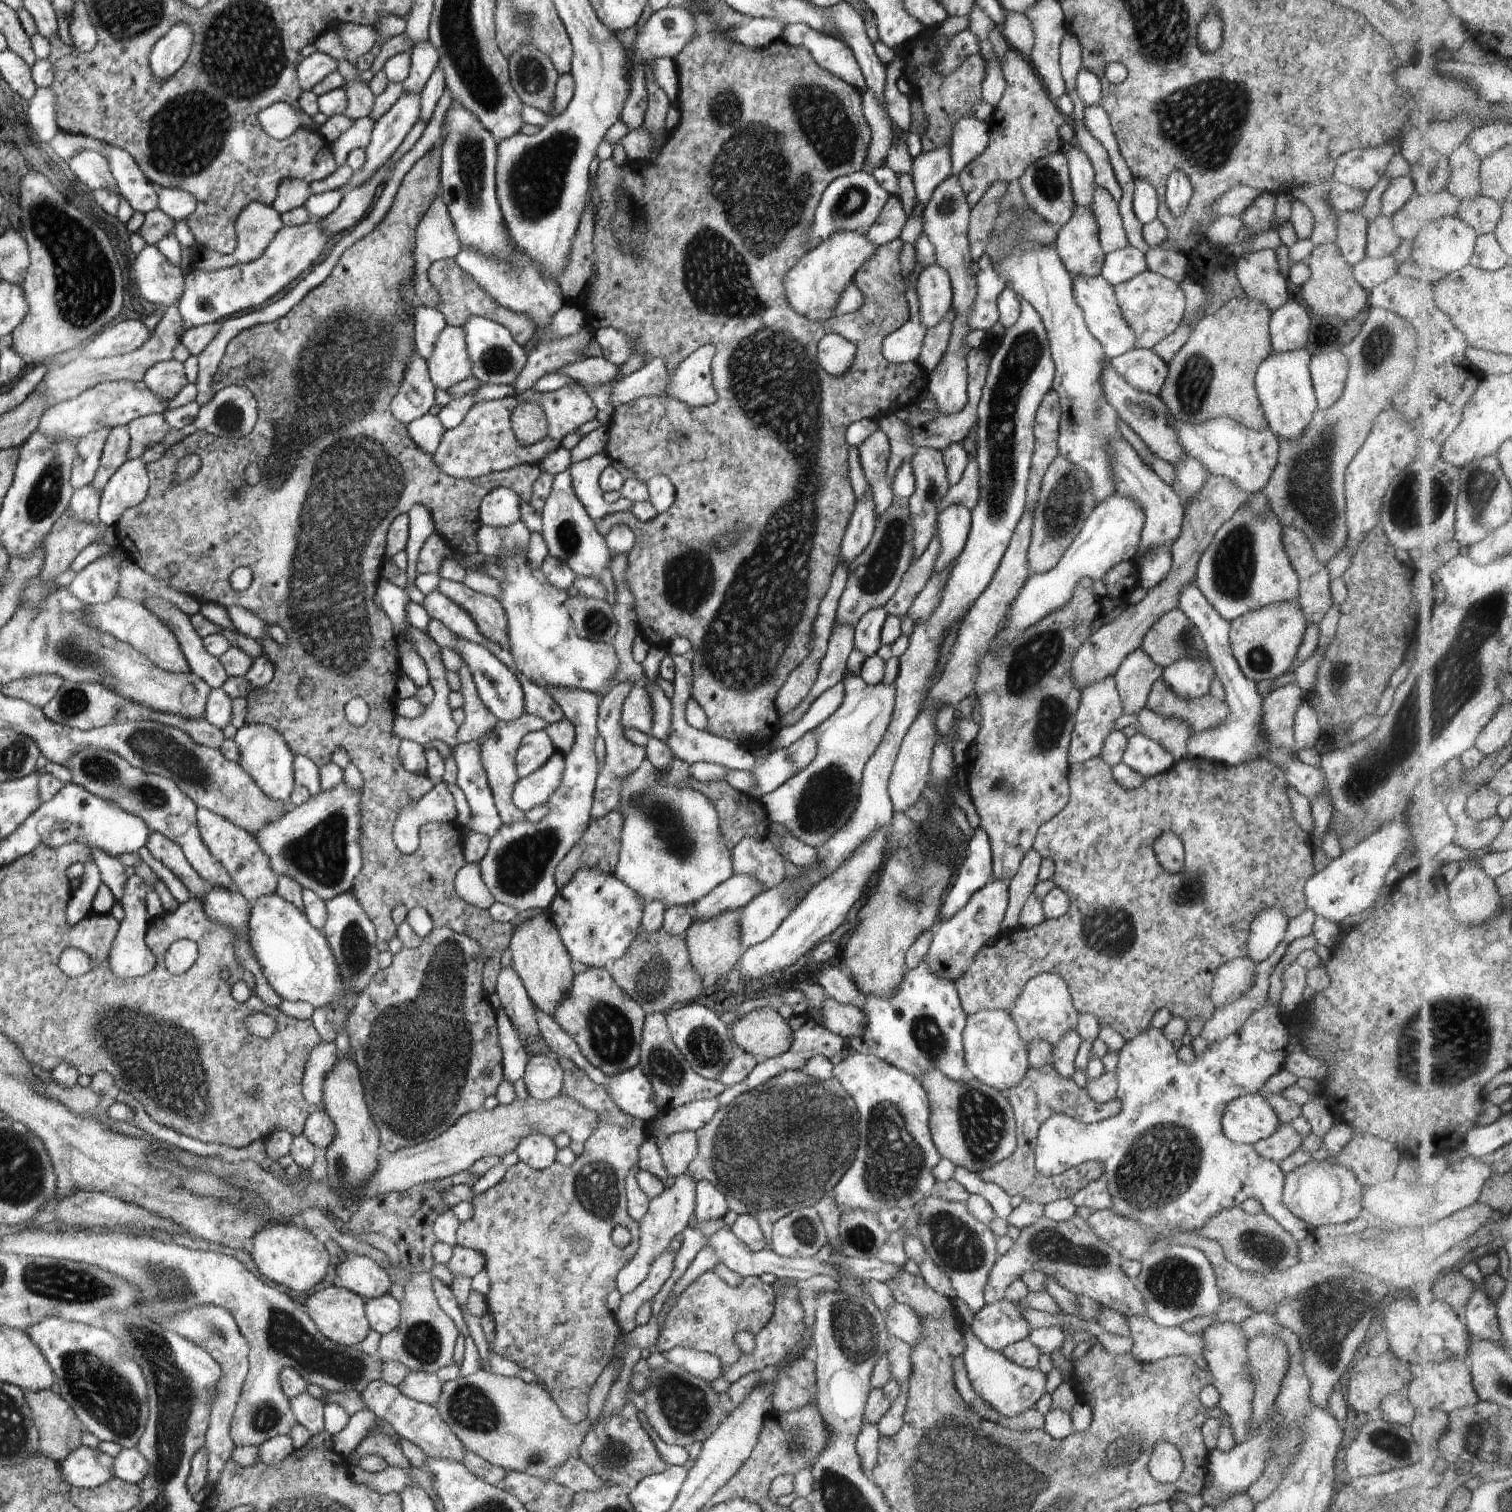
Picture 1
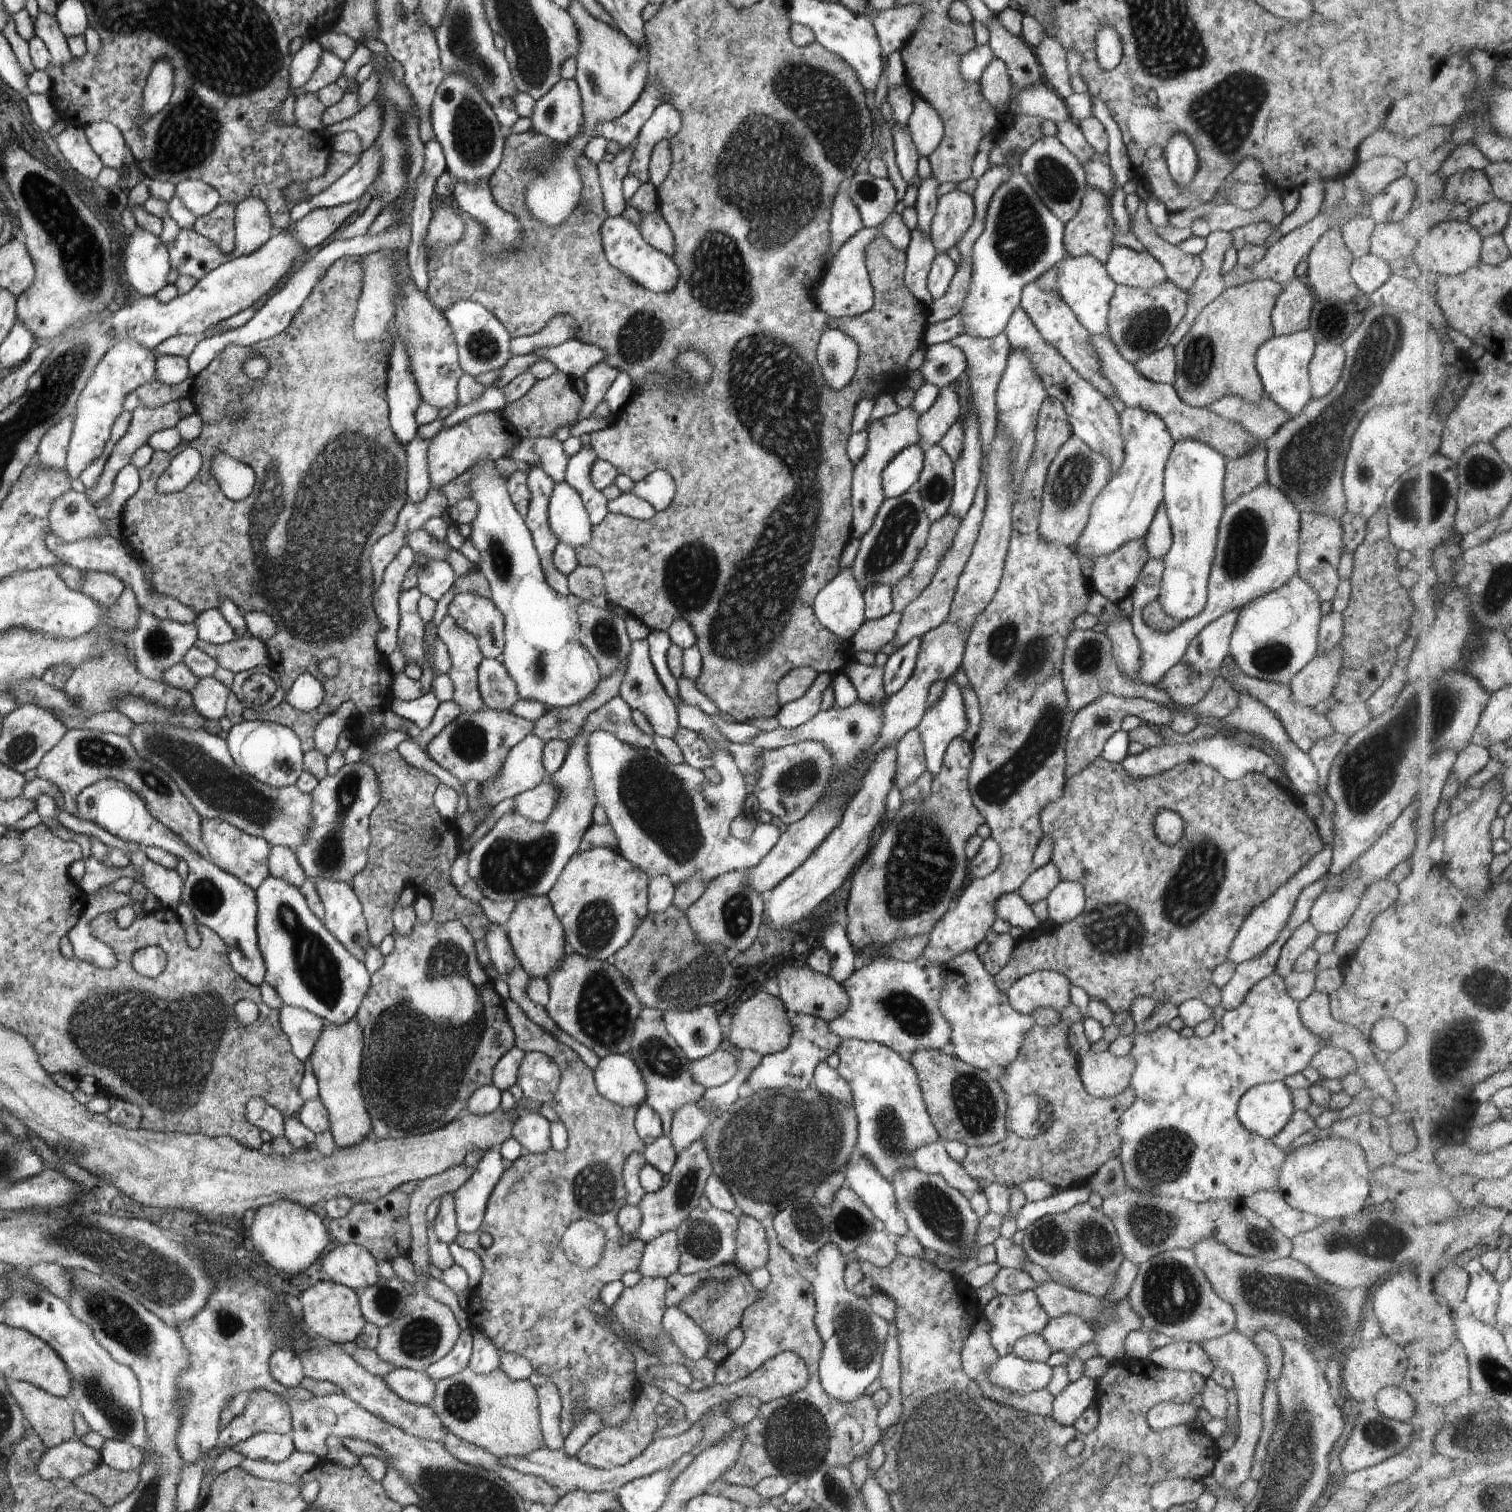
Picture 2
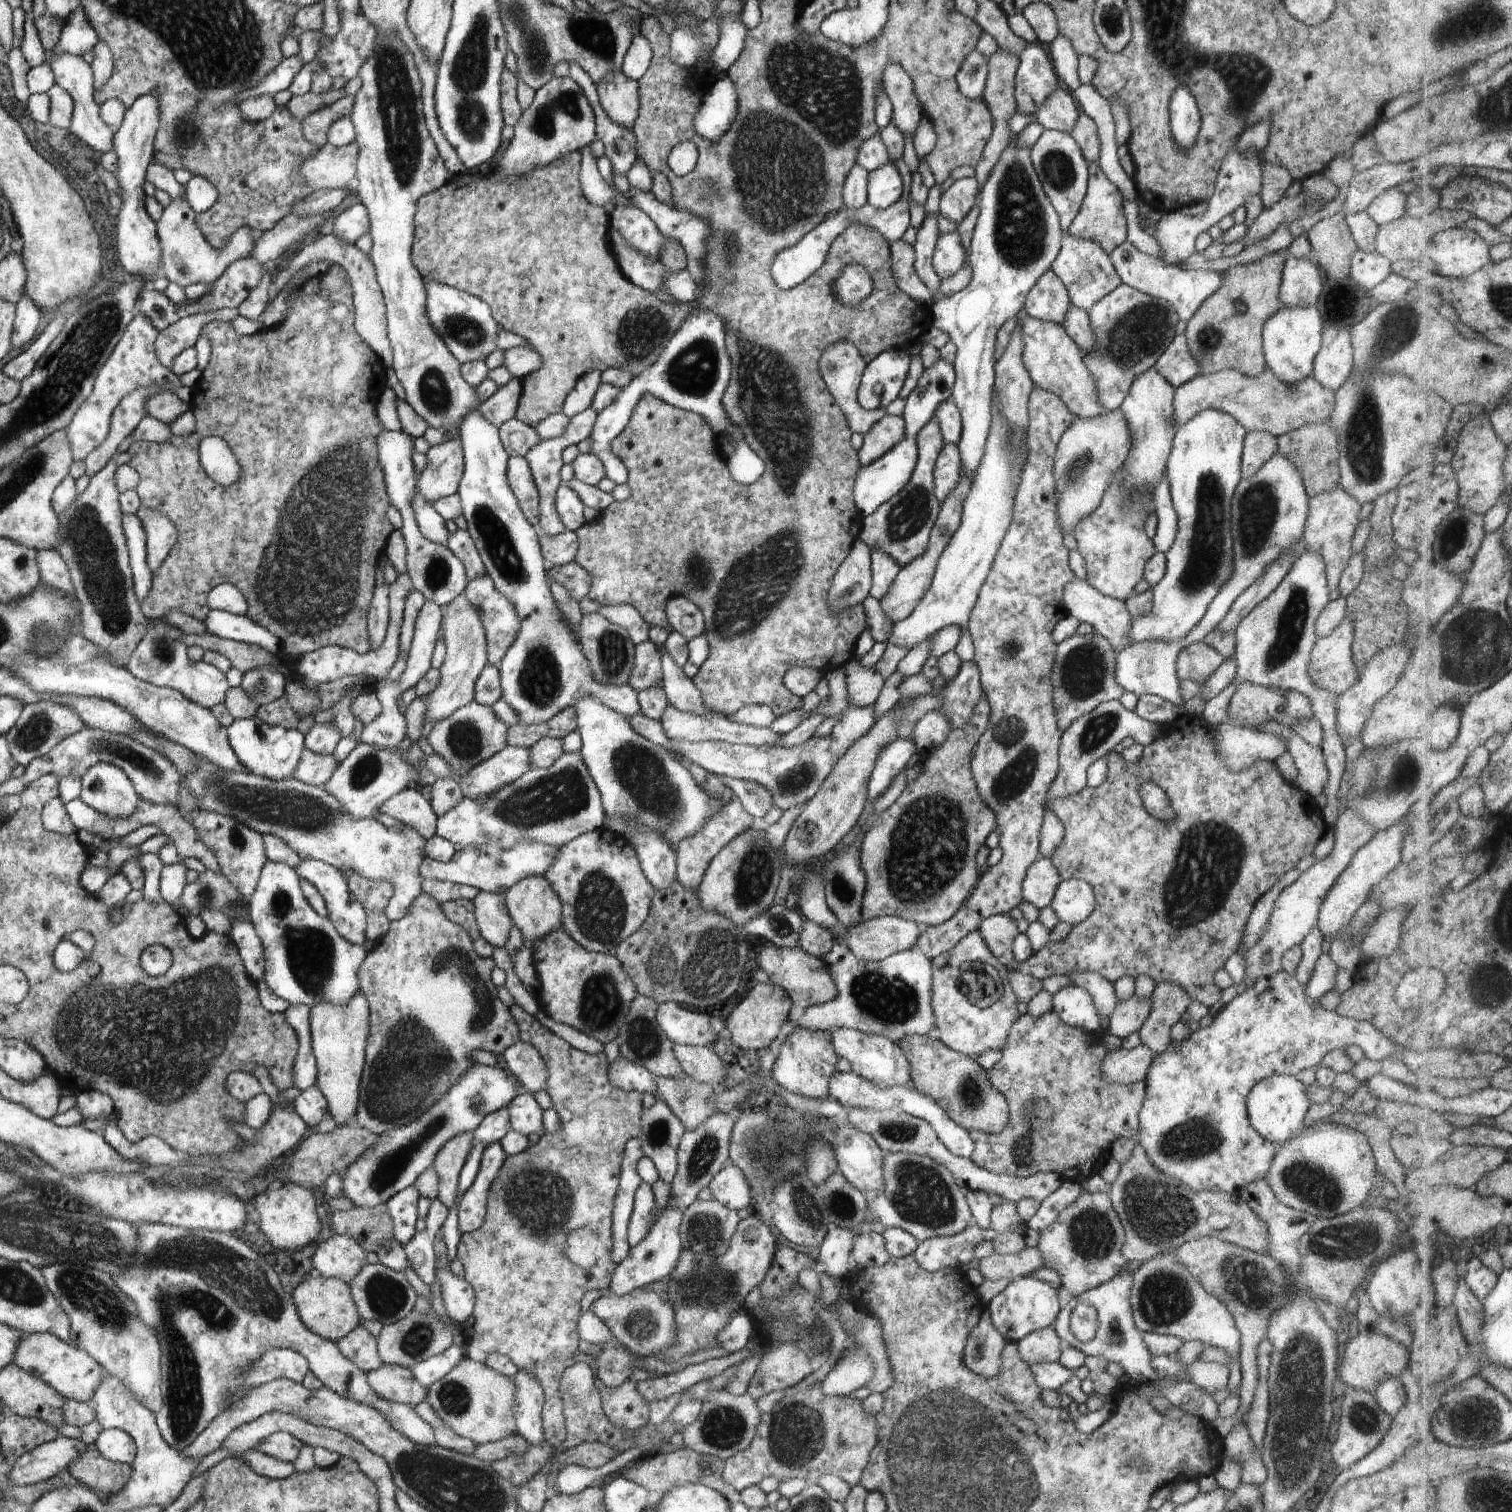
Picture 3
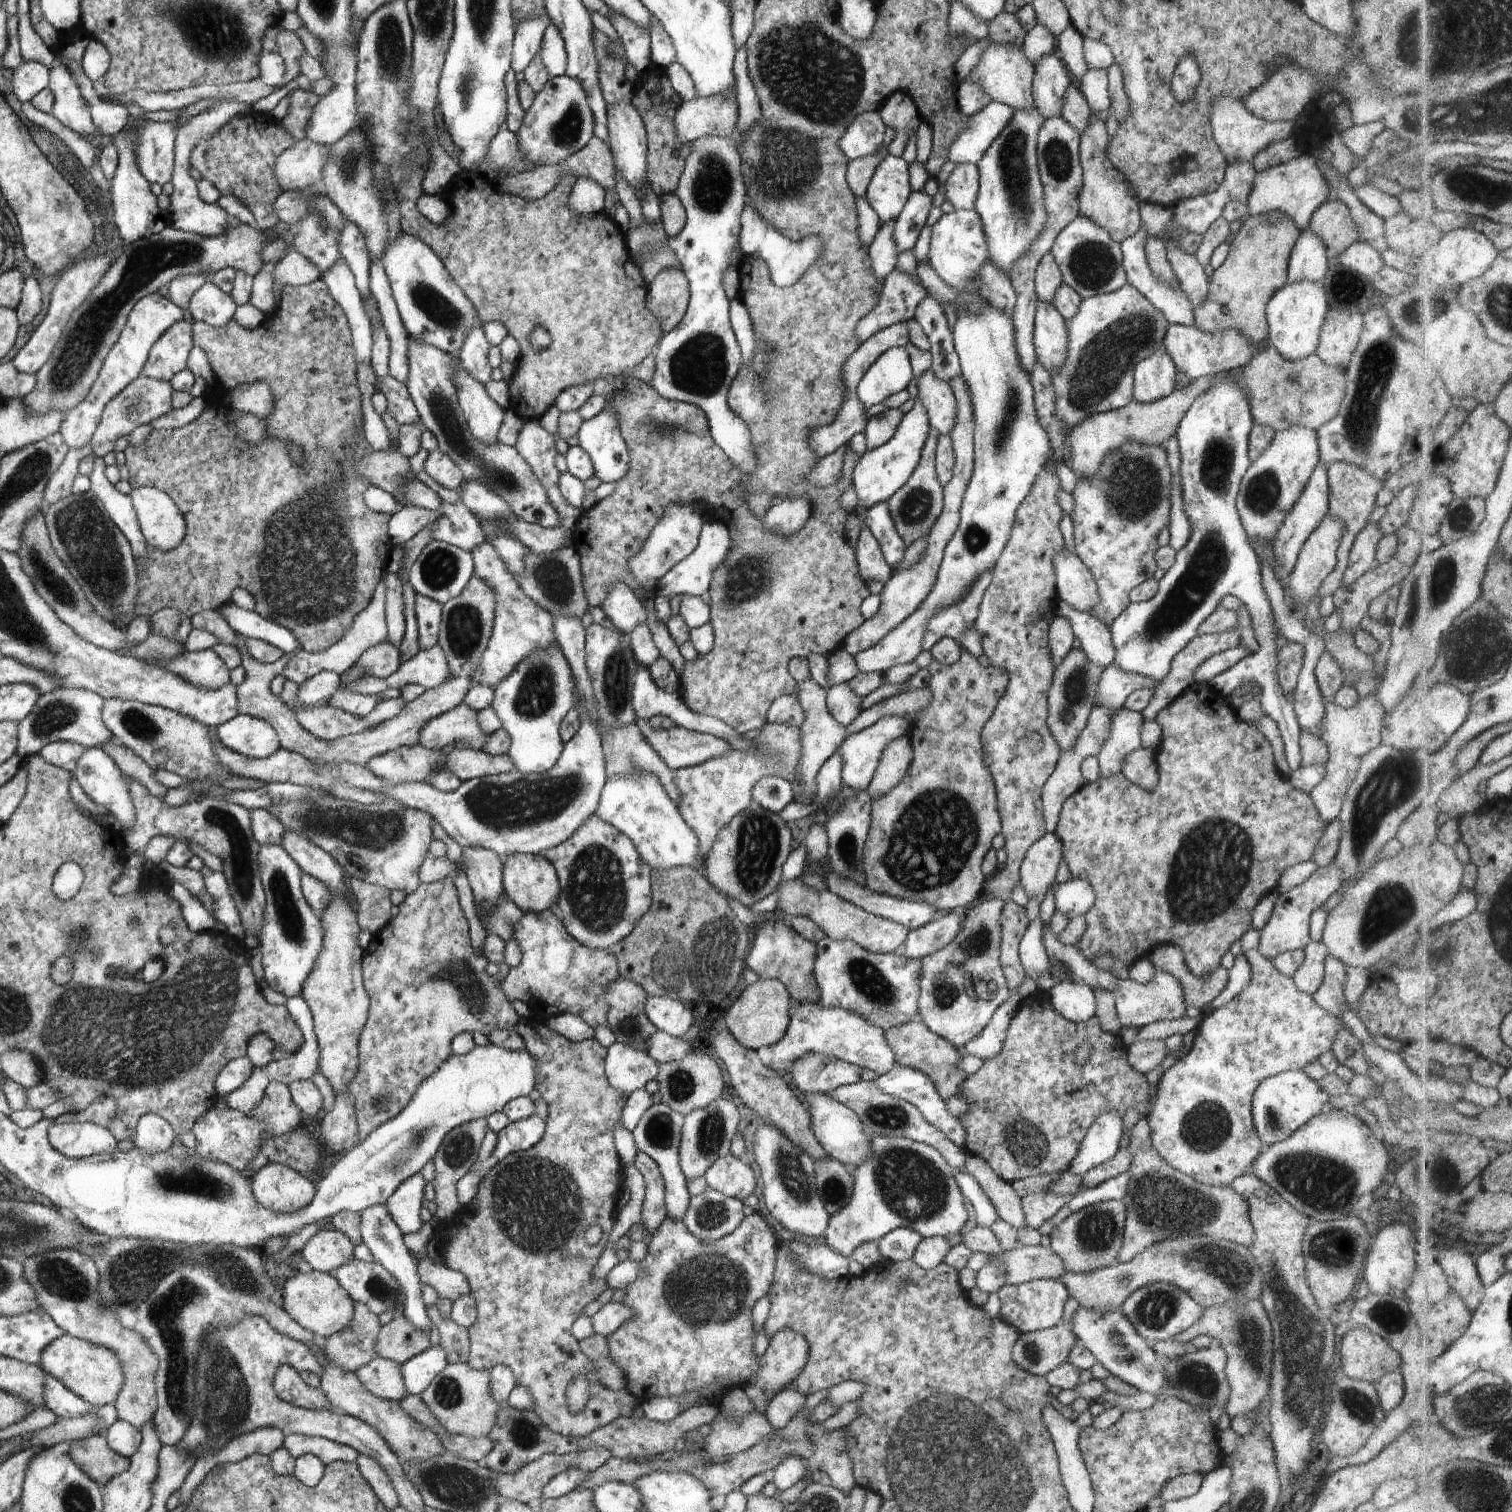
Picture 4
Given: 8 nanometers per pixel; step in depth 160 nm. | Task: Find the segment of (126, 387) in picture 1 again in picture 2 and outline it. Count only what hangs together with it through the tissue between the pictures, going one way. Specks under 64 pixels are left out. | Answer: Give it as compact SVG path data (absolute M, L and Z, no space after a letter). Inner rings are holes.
M192 377L174 386L168 386L158 381L150 381L129 392L123 402L123 412L134 412L137 408L155 409L169 402L177 402L188 398ZM75 408L74 412L59 420L58 424L51 426L46 434L41 436L36 458L38 458L43 467L65 470L74 419Z

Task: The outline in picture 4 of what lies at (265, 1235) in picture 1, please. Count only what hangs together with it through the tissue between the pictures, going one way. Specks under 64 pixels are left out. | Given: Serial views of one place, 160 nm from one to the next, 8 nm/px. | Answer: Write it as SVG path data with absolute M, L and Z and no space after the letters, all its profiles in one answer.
M268 1162L250 1177L254 1198L276 1214L298 1212L316 1193L308 1176L280 1162Z

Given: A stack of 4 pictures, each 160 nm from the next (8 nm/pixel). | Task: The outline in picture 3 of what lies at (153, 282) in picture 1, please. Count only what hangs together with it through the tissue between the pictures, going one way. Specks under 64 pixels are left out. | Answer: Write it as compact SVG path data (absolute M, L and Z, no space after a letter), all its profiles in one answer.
M154 91L142 95L125 112L123 121L114 129L113 151L116 153L118 170L116 178L123 194L124 201L120 213L116 214L118 258L127 276L143 279L145 288L159 276L158 271L162 262L162 251L157 233L157 223L147 215L143 198L146 196L142 189L145 180L145 170L153 160L153 144L159 127L159 94Z

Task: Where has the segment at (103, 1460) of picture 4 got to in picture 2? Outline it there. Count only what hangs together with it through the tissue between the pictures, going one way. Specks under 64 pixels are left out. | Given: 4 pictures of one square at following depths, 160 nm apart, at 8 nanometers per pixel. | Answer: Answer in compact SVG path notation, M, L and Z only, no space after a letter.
M100 1462L93 1471L74 1479L73 1483L79 1491L97 1498L111 1509L134 1492L139 1483L139 1471L120 1472Z

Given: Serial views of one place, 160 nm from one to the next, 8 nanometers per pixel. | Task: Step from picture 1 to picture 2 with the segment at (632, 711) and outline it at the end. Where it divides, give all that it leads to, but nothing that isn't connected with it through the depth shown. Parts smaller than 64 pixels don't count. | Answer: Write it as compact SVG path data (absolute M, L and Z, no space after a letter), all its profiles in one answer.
M646 639L631 641L631 649L627 656L627 671L619 688L619 696L624 699L624 702L632 710L637 710L644 715L648 724L653 726L655 735L673 738L676 729L682 727L679 724L676 706L674 706L672 700L666 694L650 662L648 641Z

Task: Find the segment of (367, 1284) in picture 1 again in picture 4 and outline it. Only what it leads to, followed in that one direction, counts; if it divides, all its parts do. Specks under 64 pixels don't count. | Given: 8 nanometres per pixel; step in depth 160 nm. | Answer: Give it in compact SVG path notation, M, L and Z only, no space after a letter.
M322 1228L306 1242L301 1254L311 1270L328 1274L355 1258L354 1247L342 1232Z

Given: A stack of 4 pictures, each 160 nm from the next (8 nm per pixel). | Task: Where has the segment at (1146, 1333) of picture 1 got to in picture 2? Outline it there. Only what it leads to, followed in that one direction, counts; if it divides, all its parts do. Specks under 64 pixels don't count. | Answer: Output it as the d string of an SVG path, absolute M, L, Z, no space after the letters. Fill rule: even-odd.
M1052 1280L1042 1286L1033 1288L1034 1294L1050 1319L1060 1315L1078 1315L1082 1317L1095 1332L1098 1353L1107 1359L1108 1363L1120 1359L1125 1355L1125 1338L1130 1331L1144 1329L1142 1319L1135 1313L1128 1297L1114 1296L1110 1298L1095 1297ZM1237 1330L1215 1339L1200 1341L1199 1347L1210 1357L1216 1369L1226 1370L1235 1381L1239 1404L1239 1430L1234 1446L1219 1454L1214 1465L1213 1476L1226 1490L1236 1490L1248 1480L1253 1465L1255 1448L1263 1429L1263 1396L1268 1380L1268 1367L1262 1351Z

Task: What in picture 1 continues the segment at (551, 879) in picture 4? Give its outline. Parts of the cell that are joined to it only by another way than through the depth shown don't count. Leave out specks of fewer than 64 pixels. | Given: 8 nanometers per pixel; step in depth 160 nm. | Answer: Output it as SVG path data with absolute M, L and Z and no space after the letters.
M543 911L533 920L519 924L513 932L509 946L512 950L511 967L521 978L532 1004L554 1017L559 1004L571 989L574 972L568 951L547 911Z

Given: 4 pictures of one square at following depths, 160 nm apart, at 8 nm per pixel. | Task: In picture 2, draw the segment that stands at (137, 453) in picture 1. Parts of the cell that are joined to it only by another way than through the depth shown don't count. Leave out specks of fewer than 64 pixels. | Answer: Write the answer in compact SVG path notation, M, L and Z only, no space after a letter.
M169 402L165 406L161 406L155 409L149 409L148 407L137 408L132 412L132 418L130 421L130 426L126 431L126 434L118 440L110 458L106 461L104 470L99 476L97 485L95 489L90 489L86 491L88 500L91 502L91 505L94 508L97 508L97 504L105 497L112 492L112 487L116 478L116 475L124 466L131 462L132 455L138 450L141 446L144 446L151 437L151 434L155 432L169 429L176 426L176 423L181 419L179 413L179 404L177 402Z

